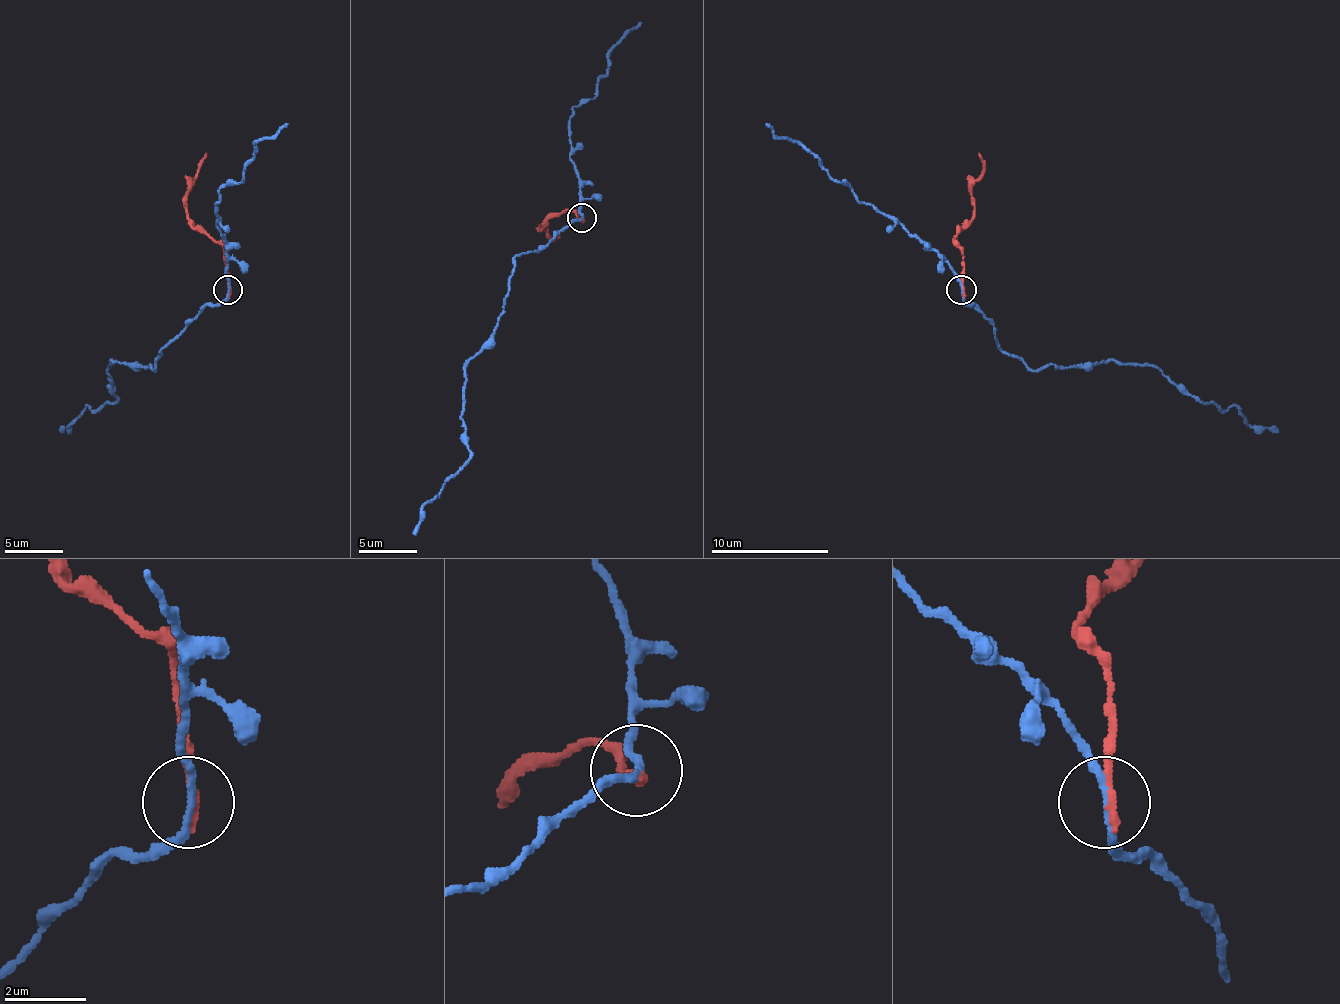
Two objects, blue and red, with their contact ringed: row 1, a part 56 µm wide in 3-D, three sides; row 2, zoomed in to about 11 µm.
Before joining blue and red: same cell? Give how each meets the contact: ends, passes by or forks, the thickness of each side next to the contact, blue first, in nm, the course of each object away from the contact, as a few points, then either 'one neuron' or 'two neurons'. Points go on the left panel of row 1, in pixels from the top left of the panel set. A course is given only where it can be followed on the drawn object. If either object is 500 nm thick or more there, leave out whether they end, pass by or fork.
blue passes by; red ends; calibres 170 and 240 nm; course blue (229, 289), (161, 350), (155, 371), (111, 359), (108, 380), (117, 397), (88, 406), (61, 433); course red (229, 289), (226, 251), (202, 233), (187, 215), (187, 183), (199, 171), (205, 154); two neurons

